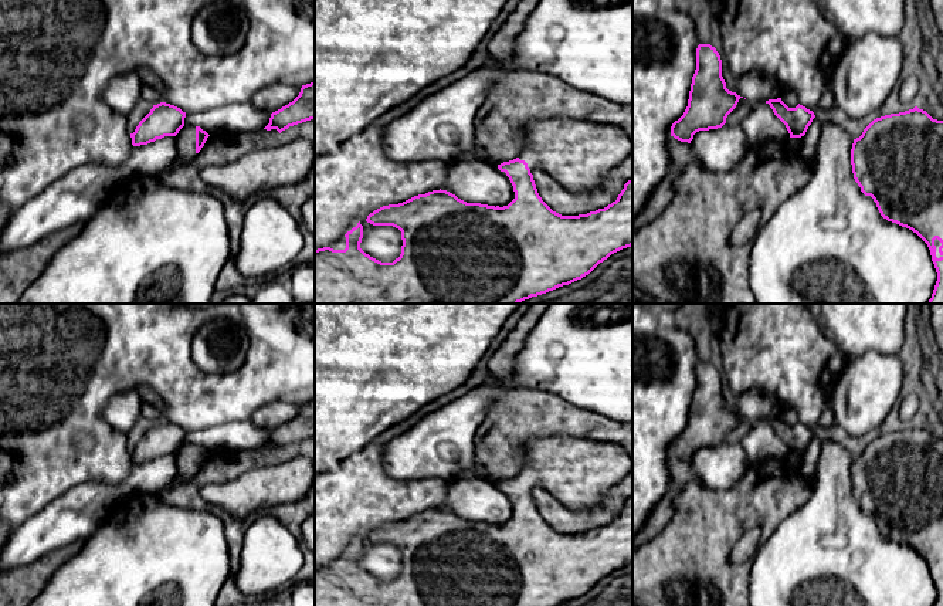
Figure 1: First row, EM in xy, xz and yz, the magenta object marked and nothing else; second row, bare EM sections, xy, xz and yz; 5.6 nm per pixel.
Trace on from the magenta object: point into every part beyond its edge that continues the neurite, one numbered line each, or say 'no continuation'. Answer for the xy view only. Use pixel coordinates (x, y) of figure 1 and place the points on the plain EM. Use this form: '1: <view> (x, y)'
1: xy (186, 456)

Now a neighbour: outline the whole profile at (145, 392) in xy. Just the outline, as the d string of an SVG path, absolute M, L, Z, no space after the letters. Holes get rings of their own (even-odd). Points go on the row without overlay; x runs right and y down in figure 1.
M139 386L138 392L143 402L155 404L162 413L162 417L164 416L166 404L155 392L150 390L150 387Z

